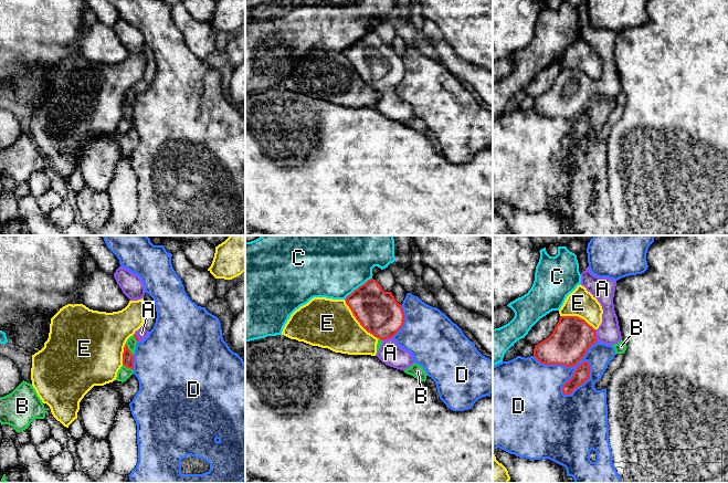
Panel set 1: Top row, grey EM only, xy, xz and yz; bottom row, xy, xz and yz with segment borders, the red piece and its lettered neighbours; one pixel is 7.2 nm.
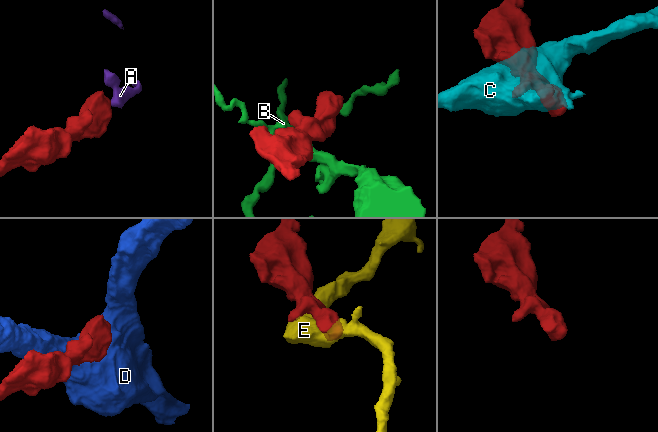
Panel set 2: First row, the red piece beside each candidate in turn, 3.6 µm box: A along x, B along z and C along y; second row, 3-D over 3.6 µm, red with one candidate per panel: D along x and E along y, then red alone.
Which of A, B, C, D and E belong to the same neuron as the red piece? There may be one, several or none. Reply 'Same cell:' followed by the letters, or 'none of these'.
Same cell: A

